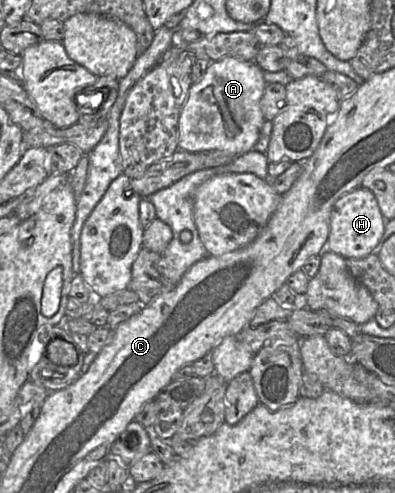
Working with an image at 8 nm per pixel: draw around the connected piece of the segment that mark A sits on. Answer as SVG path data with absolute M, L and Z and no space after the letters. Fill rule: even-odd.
M224 57L210 63L205 75L189 89L178 122L178 150L191 153L219 150L234 157L254 149L265 121L261 98L267 82L264 70L255 61Z

